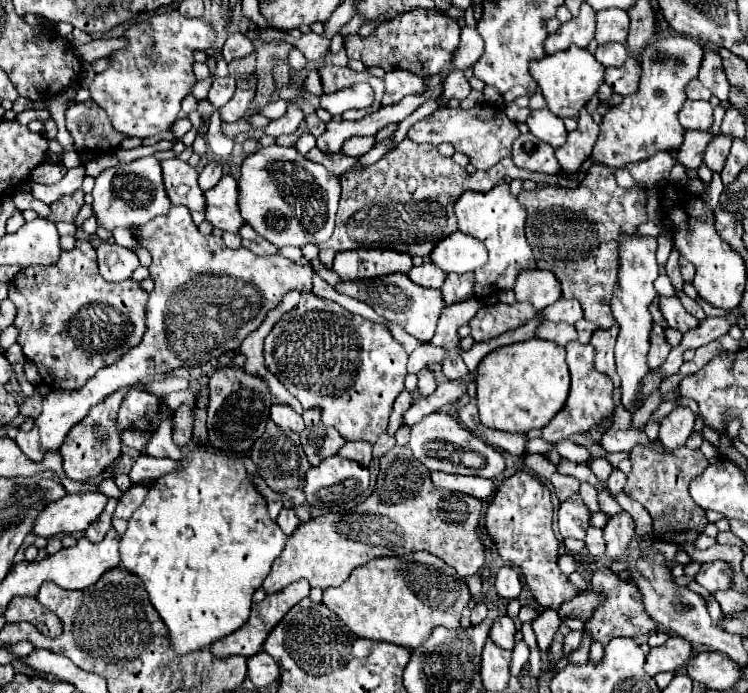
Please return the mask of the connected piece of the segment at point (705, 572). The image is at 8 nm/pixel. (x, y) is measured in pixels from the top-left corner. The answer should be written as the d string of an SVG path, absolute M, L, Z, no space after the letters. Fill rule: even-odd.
M712 561L704 563L700 567L700 573L696 573L694 581L702 585L708 593L714 591L724 591L732 587L732 569L726 561Z

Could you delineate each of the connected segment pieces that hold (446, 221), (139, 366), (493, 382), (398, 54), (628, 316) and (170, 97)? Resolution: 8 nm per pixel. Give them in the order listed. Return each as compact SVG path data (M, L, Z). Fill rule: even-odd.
M404 139L394 151L386 153L378 163L366 167L362 173L348 173L348 177L342 179L342 197L340 197L340 207L338 207L338 215L336 215L336 229L334 229L332 237L324 243L324 247L330 247L334 251L346 251L346 249L358 249L358 247L394 249L400 253L408 253L412 257L414 255L420 255L420 257L430 255L438 241L452 235L454 231L458 231L458 223L456 223L456 215L454 215L454 203L456 203L458 195L462 195L468 189L476 189L476 191L486 193L490 187L494 187L496 183L500 183L508 175L512 179L532 179L538 185L578 187L576 175L566 177L522 171L520 167L514 165L512 157L502 159L492 169L476 171L476 173L468 175L466 169L458 167L450 157L440 155L434 145L418 145L410 139Z
M172 205L166 215L158 215L150 219L150 223L144 223L142 227L130 227L130 231L134 233L136 241L142 247L146 247L152 255L152 263L148 269L154 281L154 289L150 291L146 305L146 333L136 347L132 347L126 355L122 355L122 359L118 359L118 363L112 363L110 367L98 371L96 377L88 379L88 383L78 391L50 391L48 387L48 395L44 397L44 409L36 419L34 429L30 433L20 431L16 437L20 449L32 461L42 461L48 449L58 449L64 437L68 435L70 427L82 421L88 415L90 407L94 407L94 403L102 403L102 399L114 393L116 389L130 387L138 381L150 383L154 377L178 367L206 365L212 357L220 357L224 353L238 349L244 337L260 327L268 311L272 311L288 291L312 291L314 271L308 259L302 257L290 261L280 255L258 257L246 247L228 249L222 237L202 235L190 217L190 211L182 205Z
M528 339L494 349L478 365L476 389L480 423L484 427L508 433L542 429L564 407L568 397L570 373L566 367L564 347L550 341Z
M410 11L388 23L380 23L368 37L346 35L344 49L350 59L362 61L366 67L382 67L384 71L408 69L422 79L430 75L450 75L450 63L460 43L460 27L456 19L446 17L442 11Z
M626 237L620 245L620 271L618 285L612 297L612 313L620 325L620 335L616 343L616 369L622 379L622 405L626 411L638 411L638 391L642 387L642 379L650 373L646 363L648 347L650 347L650 329L652 317L648 313L650 301L656 297L654 279L658 277L658 261L656 261L656 239L654 237Z
M178 11L152 15L148 21L124 29L126 47L108 55L110 65L90 85L92 99L108 113L116 131L128 137L152 137L168 131L176 121L182 99L196 83L192 65L194 53L212 47L216 33L208 21L182 17Z

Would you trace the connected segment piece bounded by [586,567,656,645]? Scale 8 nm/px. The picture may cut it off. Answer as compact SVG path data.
M602 567L592 575L592 589L602 591L606 595L606 603L602 603L594 611L590 621L586 623L586 629L590 629L594 641L600 641L602 645L606 645L612 637L640 637L640 635L650 635L656 629L654 621L650 617L646 617L638 589L634 585L630 585L628 581L622 581L608 567Z

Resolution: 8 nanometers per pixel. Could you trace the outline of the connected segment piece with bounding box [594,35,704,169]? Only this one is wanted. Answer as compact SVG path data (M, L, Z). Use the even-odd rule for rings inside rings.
M656 37L642 53L640 89L634 95L624 97L620 105L608 109L608 113L604 115L604 121L600 125L600 137L594 145L594 159L606 167L620 169L628 163L644 161L658 151L680 149L684 129L678 123L678 111L686 101L686 83L692 77L698 77L702 57L702 45L690 37Z

